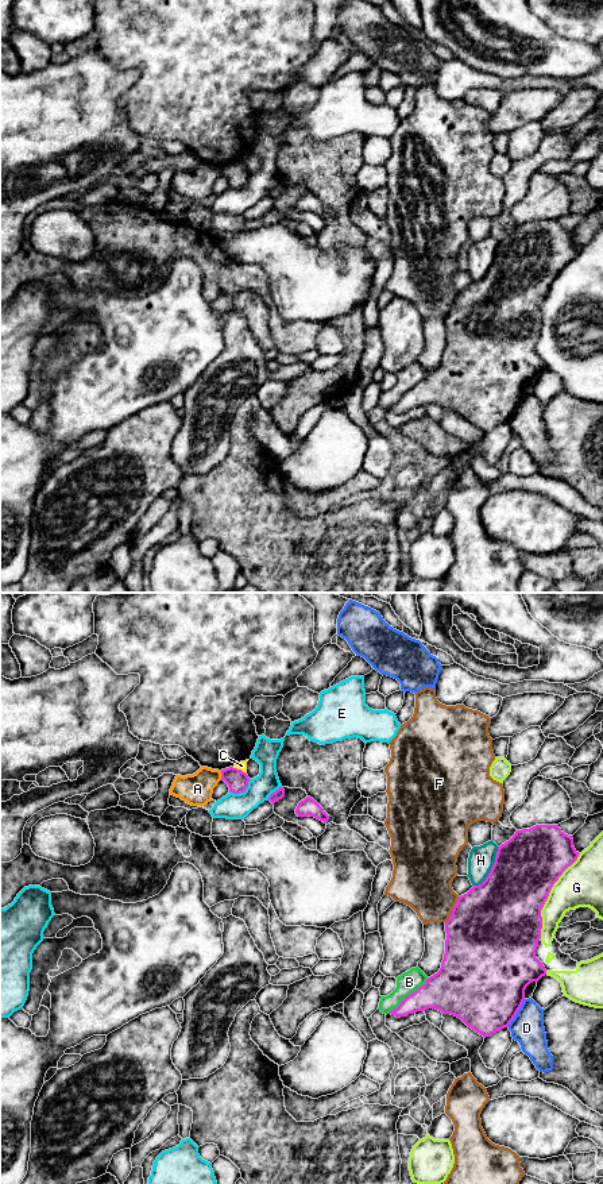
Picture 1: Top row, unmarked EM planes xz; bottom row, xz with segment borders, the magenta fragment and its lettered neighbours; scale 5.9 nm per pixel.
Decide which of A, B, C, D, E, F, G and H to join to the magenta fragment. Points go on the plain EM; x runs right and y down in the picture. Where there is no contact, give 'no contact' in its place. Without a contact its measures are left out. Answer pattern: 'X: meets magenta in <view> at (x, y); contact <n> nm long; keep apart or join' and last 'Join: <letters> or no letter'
A: meets magenta in xz at (221, 170); contact 60 nm long; keep apart
B: meets magenta in xz at (409, 390); contact 320 nm long; keep apart
C: meets magenta in xz at (239, 165); contact 100 nm long; keep apart
D: meets magenta in xz at (517, 407); contact 200 nm long; keep apart
E: meets magenta in xz at (242, 186); contact 150 nm long; keep apart
F: meets magenta in xz at (452, 305); contact 180 nm long; keep apart
G: meets magenta in xz at (548, 290); contact 550 nm long; keep apart
H: meets magenta in xz at (491, 263); contact 280 nm long; keep apart
Join: no letter

